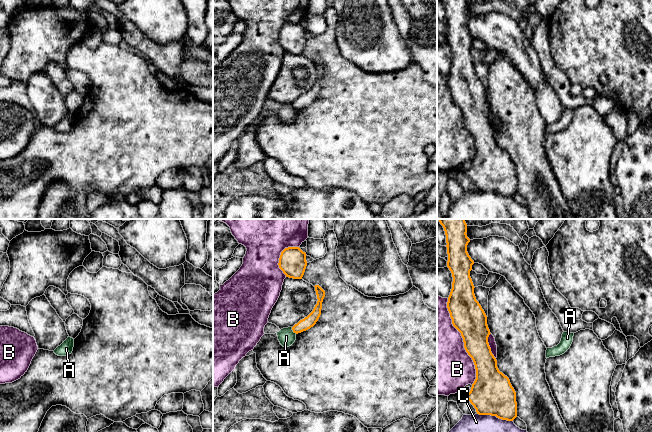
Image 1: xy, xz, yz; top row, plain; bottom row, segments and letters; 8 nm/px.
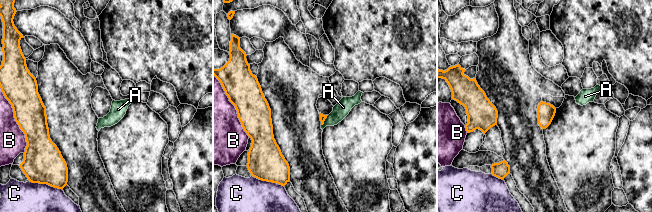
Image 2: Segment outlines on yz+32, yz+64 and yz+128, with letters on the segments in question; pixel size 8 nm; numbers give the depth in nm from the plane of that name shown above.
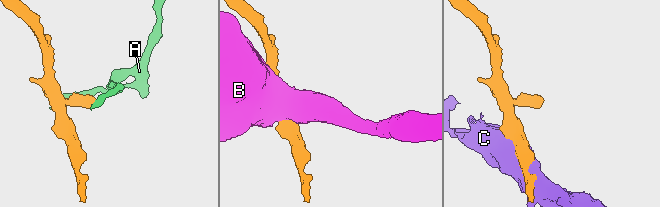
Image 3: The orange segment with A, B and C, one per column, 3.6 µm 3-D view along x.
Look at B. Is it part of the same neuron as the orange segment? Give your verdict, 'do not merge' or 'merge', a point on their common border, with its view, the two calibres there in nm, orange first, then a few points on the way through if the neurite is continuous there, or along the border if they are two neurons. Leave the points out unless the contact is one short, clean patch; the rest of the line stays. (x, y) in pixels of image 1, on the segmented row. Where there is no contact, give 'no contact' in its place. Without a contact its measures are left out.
do not merge; contact yz (463, 341); calibres 260 and 460 nm

